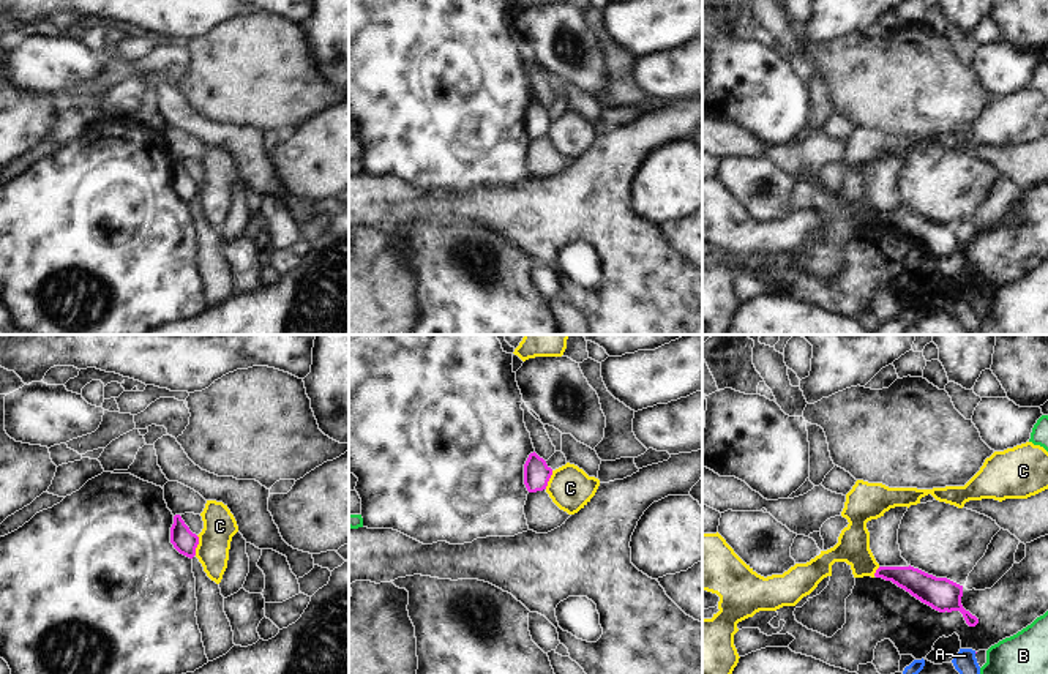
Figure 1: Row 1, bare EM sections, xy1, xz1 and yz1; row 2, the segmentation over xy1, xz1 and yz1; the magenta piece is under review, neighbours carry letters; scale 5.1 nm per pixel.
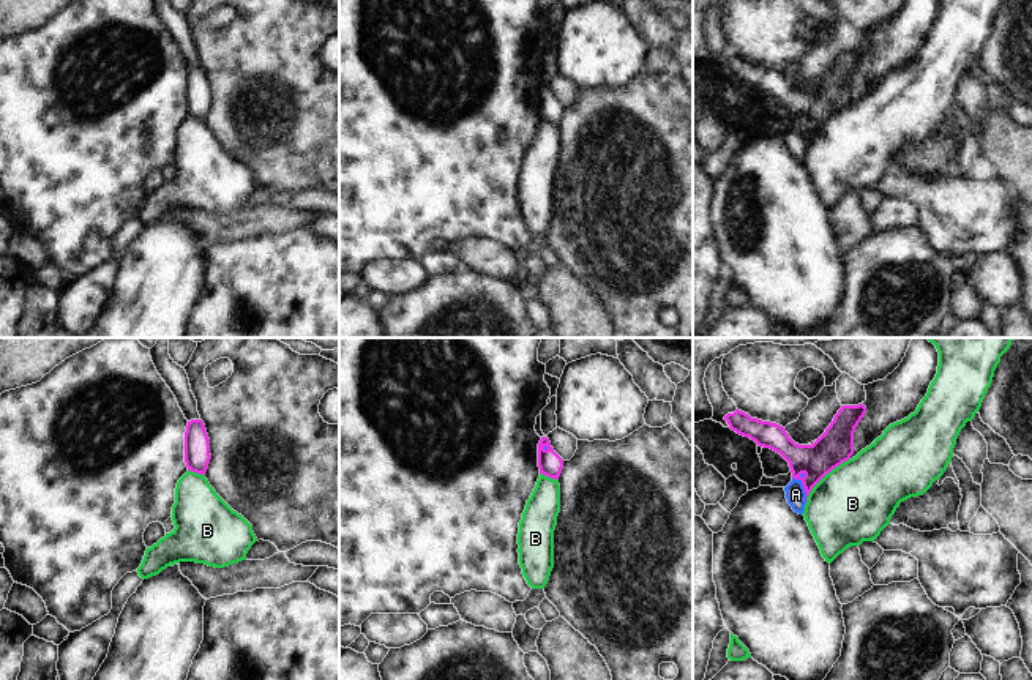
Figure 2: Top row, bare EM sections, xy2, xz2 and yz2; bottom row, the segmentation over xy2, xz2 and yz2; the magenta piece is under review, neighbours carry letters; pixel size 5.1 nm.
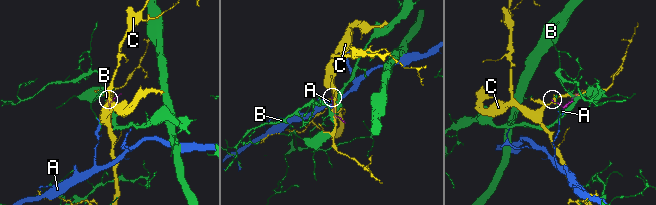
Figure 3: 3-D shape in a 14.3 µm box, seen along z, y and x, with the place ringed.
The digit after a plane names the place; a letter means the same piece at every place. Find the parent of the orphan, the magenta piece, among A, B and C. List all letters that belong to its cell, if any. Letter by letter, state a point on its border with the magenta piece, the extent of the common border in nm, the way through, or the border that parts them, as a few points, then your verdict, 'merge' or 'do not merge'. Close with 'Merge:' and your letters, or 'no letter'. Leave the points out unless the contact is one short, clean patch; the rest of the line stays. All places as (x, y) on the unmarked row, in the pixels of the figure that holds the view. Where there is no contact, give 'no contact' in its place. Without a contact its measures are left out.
A: contact yz2 (803, 133); length 150 nm; way yz2 (832, 95), (805, 122), (803, 133), (796, 141); merge
B: contact yz2 (824, 122); length 320 nm; do not merge
C: contact xy1 (198, 190); length 110 nm; border xy1 (198, 182), (194, 201); do not merge
Merge: A

